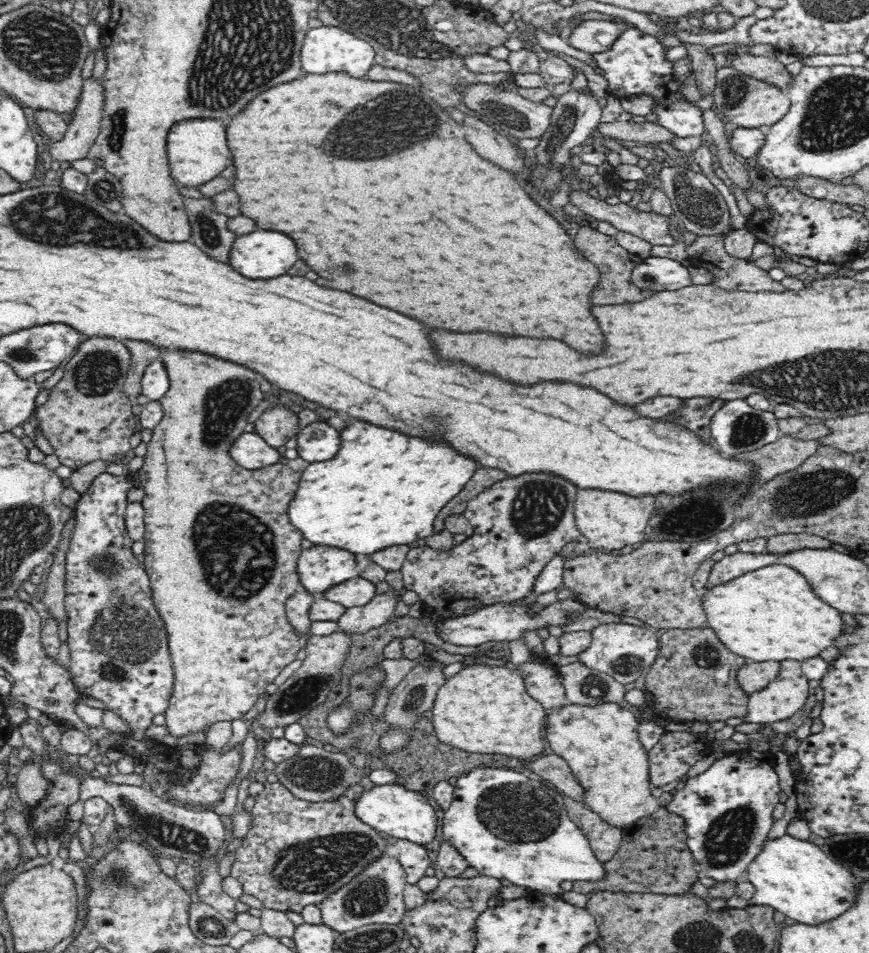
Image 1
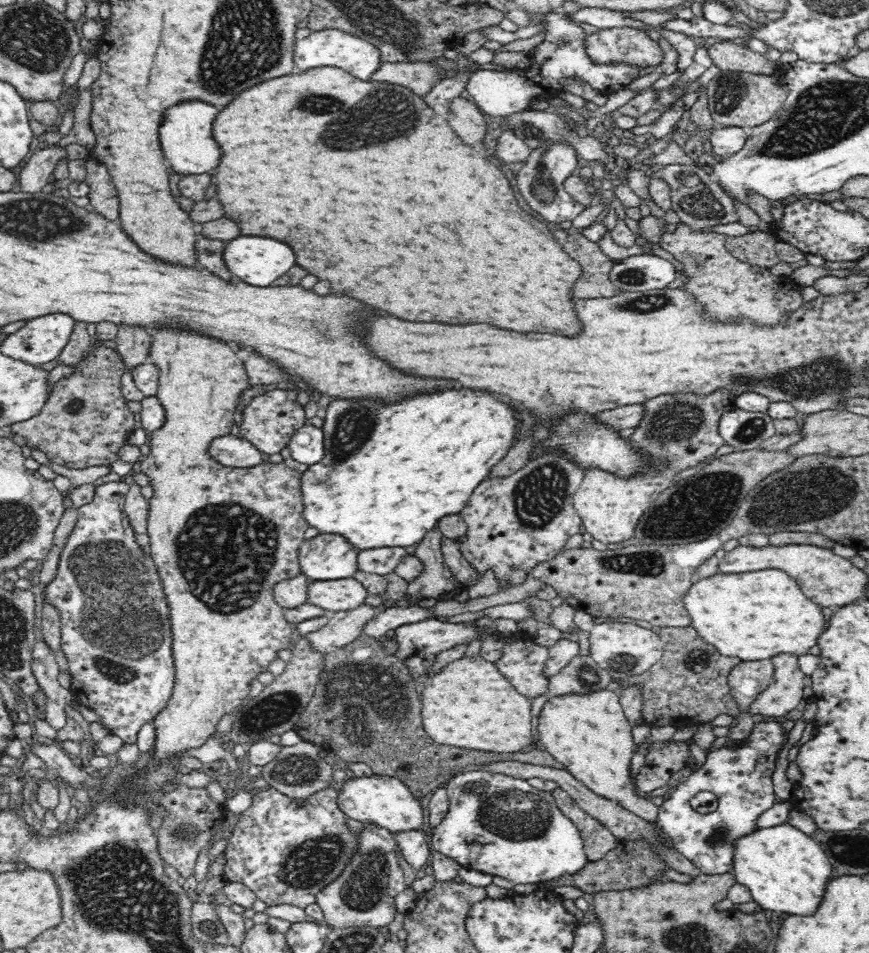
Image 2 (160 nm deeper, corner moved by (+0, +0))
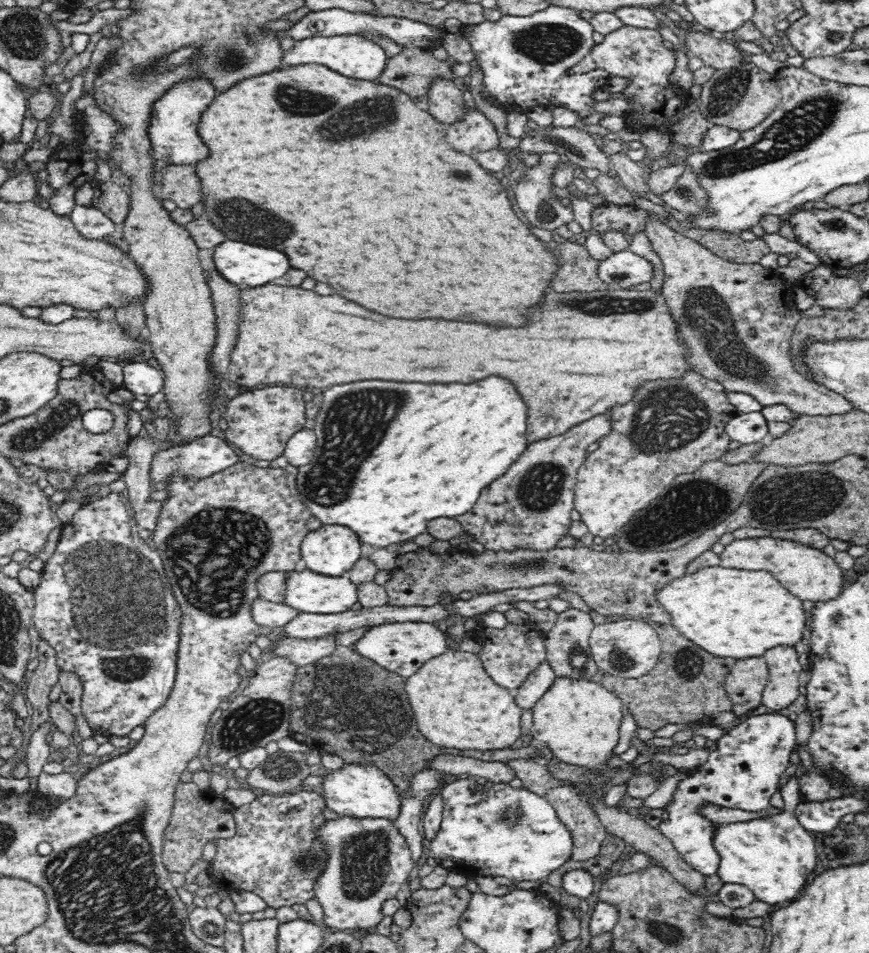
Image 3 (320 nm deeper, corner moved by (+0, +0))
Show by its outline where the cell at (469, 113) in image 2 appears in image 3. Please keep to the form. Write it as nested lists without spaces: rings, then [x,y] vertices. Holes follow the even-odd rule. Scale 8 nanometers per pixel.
[[[436,76],[430,82],[427,96],[428,112],[441,123],[456,122],[464,114],[462,92],[454,85],[453,79]]]

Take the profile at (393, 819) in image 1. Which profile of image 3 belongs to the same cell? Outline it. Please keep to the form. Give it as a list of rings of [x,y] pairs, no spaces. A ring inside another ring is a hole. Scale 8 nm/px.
[[[347,764],[338,770],[326,769],[322,775],[320,784],[323,790],[322,797],[326,806],[340,816],[350,816],[354,818],[389,818],[394,821],[400,814],[400,791],[396,785],[390,781],[374,765]]]

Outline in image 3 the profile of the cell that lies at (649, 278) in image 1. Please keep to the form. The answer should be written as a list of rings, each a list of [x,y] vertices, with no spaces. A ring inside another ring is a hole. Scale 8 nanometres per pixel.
[[[624,250],[600,260],[597,273],[600,280],[607,282],[610,287],[623,289],[650,282],[654,276],[654,268],[642,256]]]

